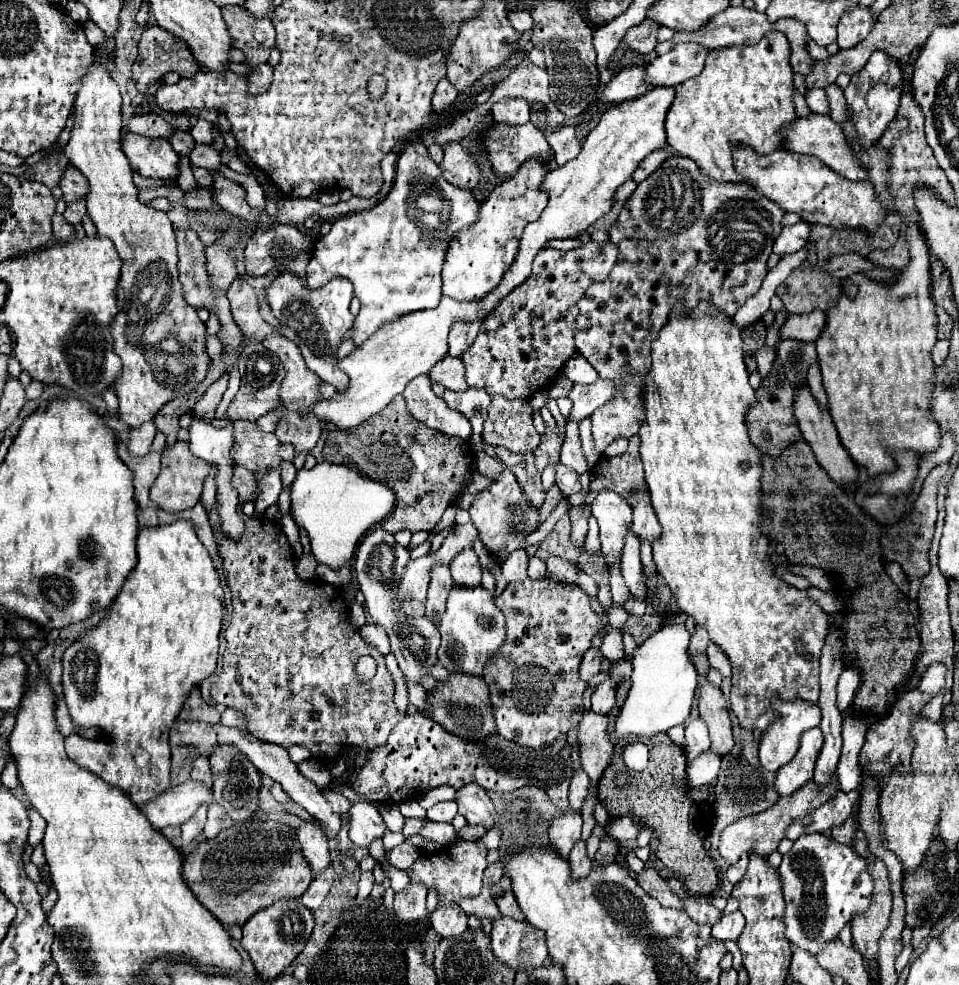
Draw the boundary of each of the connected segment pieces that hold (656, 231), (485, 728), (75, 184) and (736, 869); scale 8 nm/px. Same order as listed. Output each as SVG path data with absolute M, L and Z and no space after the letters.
M671 155L657 171L637 185L609 229L611 241L619 247L619 259L607 277L609 283L593 283L577 305L577 351L595 367L599 377L625 377L623 391L591 415L595 449L599 453L603 453L603 449L617 437L629 439L639 433L643 421L643 401L639 393L643 387L643 375L647 375L651 367L651 341L657 339L661 327L667 323L675 301L683 299L687 307L693 309L701 299L705 299L733 317L745 299L759 289L767 273L765 263L771 255L773 241L781 231L781 217L781 207L759 195L751 185L719 183L709 175L701 175L695 161L679 155Z
M451 675L447 681L437 681L433 693L427 693L427 711L433 721L443 725L449 733L455 733L463 739L485 739L495 733L493 711L489 703L489 689L485 681L477 675Z
M67 165L65 173L63 173L61 181L59 181L59 187L61 187L63 199L67 203L71 203L71 201L87 195L87 181L83 179L83 175L73 165Z
M743 853L741 855L741 859L735 863L735 865L731 865L729 869L727 869L727 879L735 885L735 883L739 883L741 881L741 877L745 875L745 869L747 869L747 853Z

